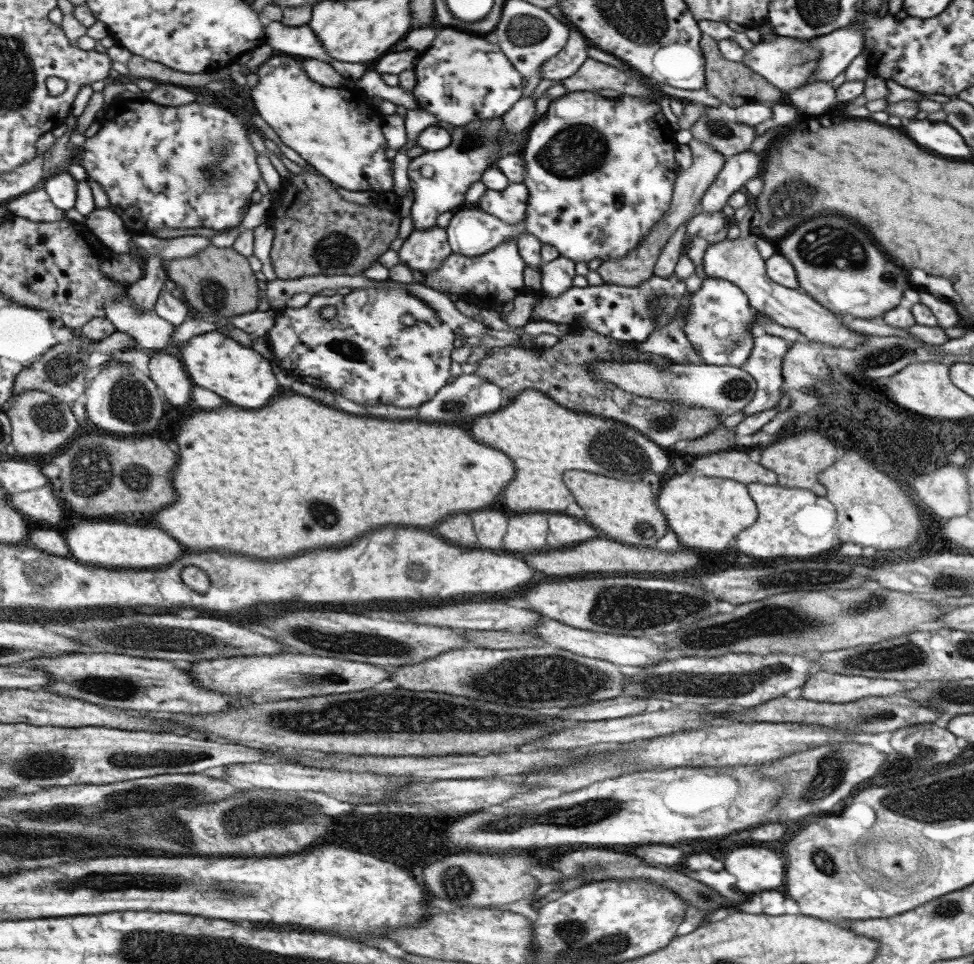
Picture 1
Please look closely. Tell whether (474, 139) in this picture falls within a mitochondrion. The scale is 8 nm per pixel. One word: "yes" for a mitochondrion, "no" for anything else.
yes

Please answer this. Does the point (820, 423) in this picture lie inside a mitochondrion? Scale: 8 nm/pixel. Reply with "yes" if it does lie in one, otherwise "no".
no

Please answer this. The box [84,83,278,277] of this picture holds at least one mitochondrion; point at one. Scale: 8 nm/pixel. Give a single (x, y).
(217, 168)

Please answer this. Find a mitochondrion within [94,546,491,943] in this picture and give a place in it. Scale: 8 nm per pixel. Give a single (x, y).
(356, 643)

